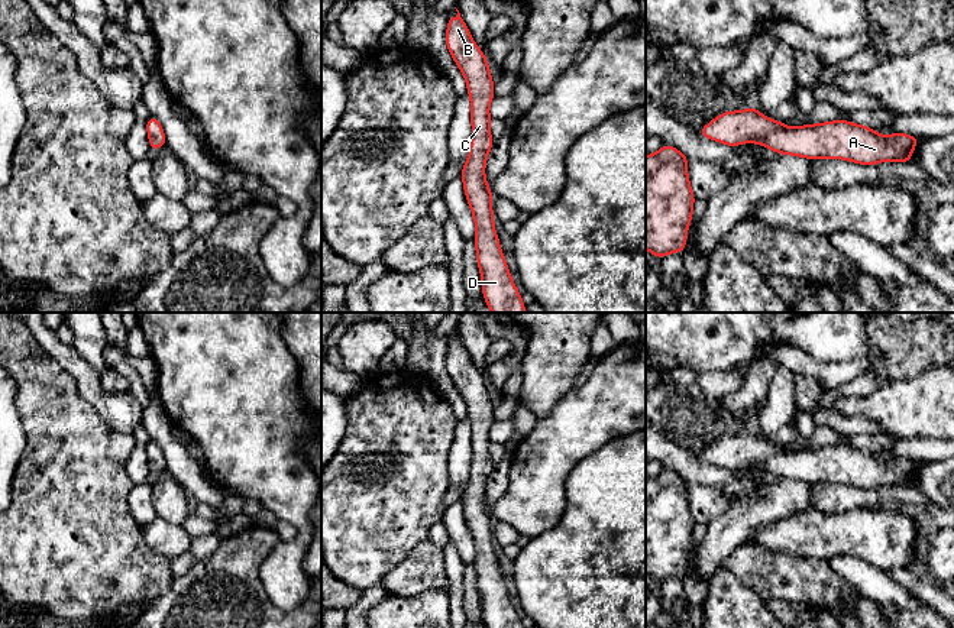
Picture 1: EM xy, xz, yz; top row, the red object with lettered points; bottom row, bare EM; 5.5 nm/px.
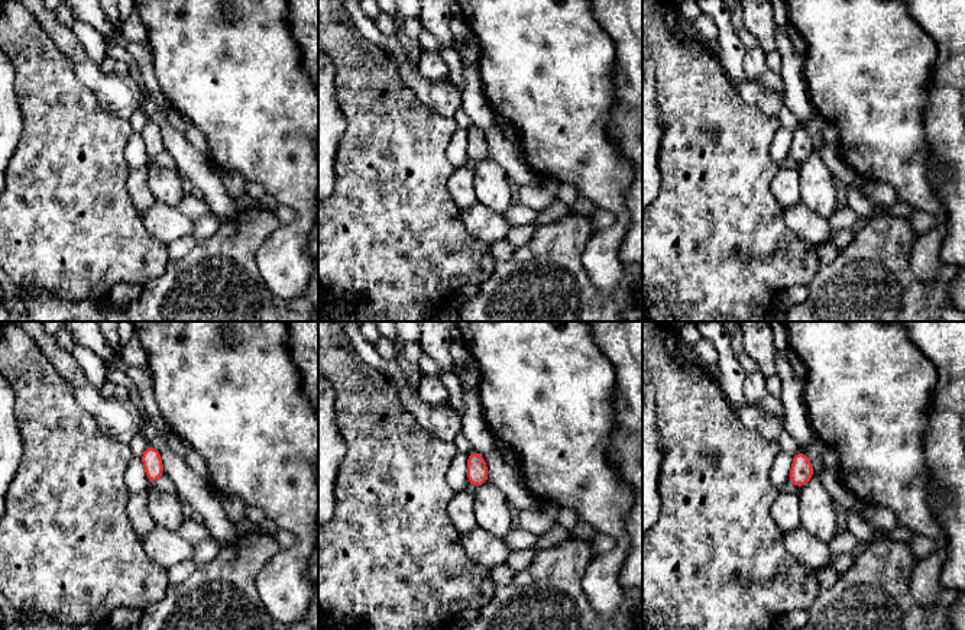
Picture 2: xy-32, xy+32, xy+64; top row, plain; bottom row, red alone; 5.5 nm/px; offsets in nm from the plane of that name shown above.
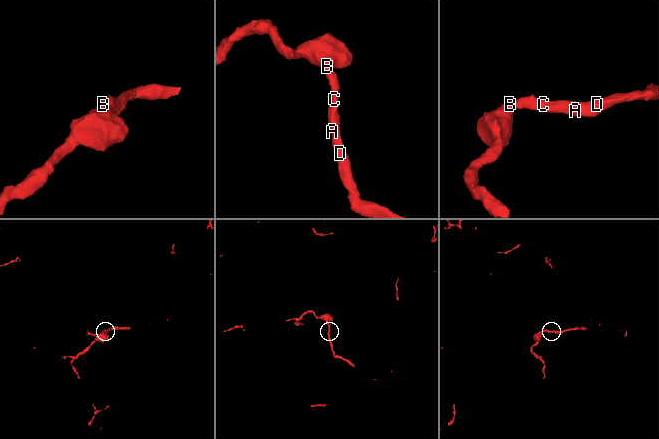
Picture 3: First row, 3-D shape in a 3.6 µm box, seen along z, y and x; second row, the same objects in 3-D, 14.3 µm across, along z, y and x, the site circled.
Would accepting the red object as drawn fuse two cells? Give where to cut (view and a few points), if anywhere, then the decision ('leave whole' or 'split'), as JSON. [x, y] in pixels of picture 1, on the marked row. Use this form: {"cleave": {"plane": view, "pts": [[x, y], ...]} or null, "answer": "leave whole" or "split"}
{"cleave": null, "answer": "leave whole"}

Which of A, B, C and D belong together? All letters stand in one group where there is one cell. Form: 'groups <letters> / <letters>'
groups A B C D

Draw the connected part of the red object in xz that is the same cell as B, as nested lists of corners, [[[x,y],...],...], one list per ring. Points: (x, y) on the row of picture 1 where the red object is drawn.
[[[459,10],[447,19],[446,46],[455,64],[462,71],[468,94],[470,97],[472,137],[469,156],[460,171],[463,190],[475,220],[476,260],[481,271],[482,294],[492,313],[525,313],[494,226],[492,192],[485,178],[485,164],[494,145],[489,132],[491,114],[488,111],[494,100],[494,81],[488,67],[488,58],[470,36]]]

